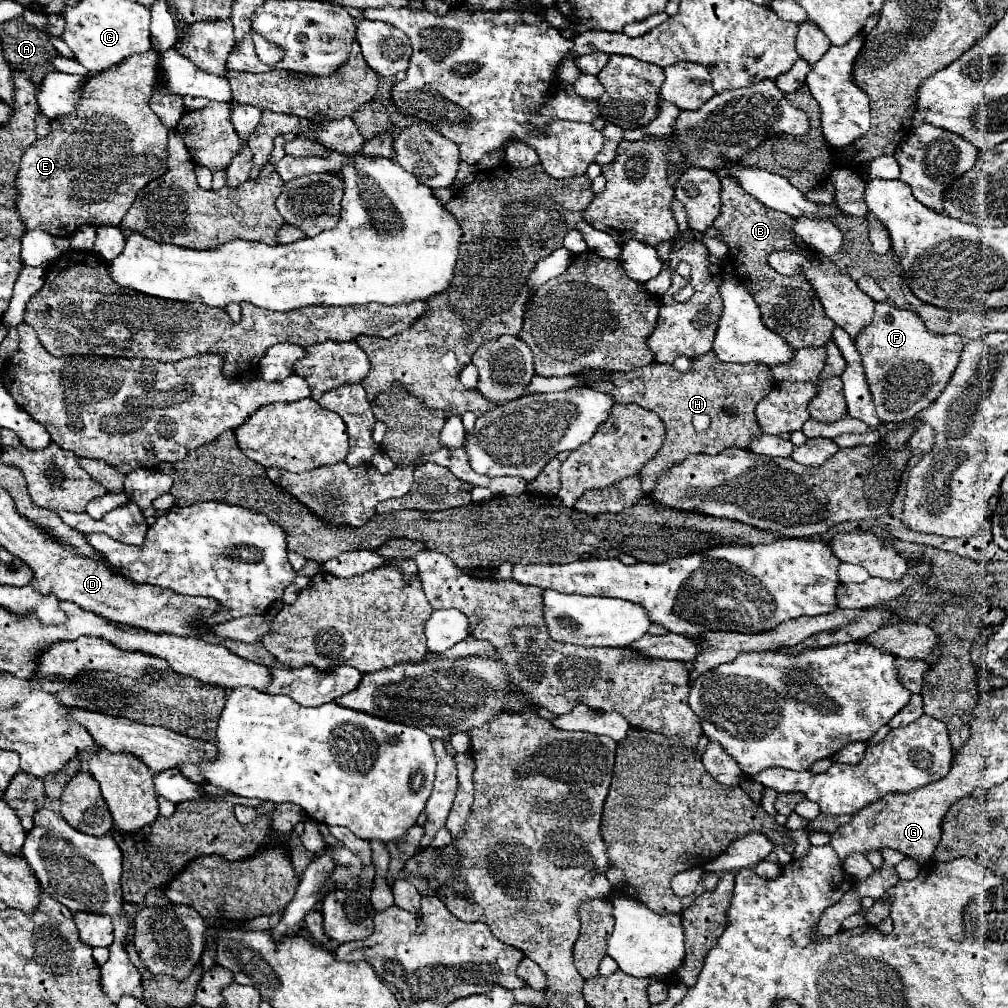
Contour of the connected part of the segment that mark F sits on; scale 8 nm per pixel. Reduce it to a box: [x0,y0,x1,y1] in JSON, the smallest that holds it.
[854,302,964,422]

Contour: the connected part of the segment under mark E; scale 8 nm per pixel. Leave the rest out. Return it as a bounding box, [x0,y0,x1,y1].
[16,50,168,238]

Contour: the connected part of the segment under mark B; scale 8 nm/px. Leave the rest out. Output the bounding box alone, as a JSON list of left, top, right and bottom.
[712,178,836,350]

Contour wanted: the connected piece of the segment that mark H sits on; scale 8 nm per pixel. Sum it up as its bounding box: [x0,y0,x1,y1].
[582,352,772,494]

